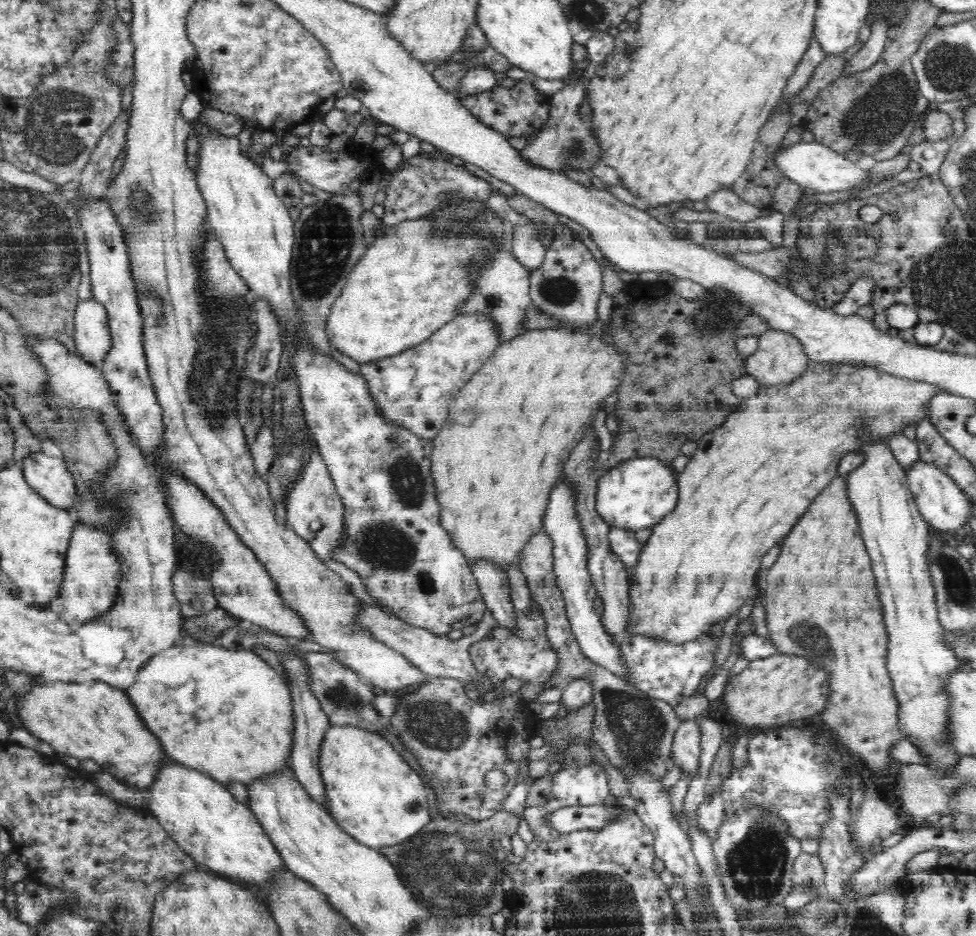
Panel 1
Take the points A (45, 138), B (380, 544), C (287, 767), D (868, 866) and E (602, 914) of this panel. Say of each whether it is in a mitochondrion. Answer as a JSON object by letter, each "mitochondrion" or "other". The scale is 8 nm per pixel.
{"A":"mitochondrion","B":"mitochondrion","C":"other","D":"other","E":"mitochondrion"}

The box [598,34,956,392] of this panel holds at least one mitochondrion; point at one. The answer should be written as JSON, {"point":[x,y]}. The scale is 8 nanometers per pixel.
{"point":[877,117]}

